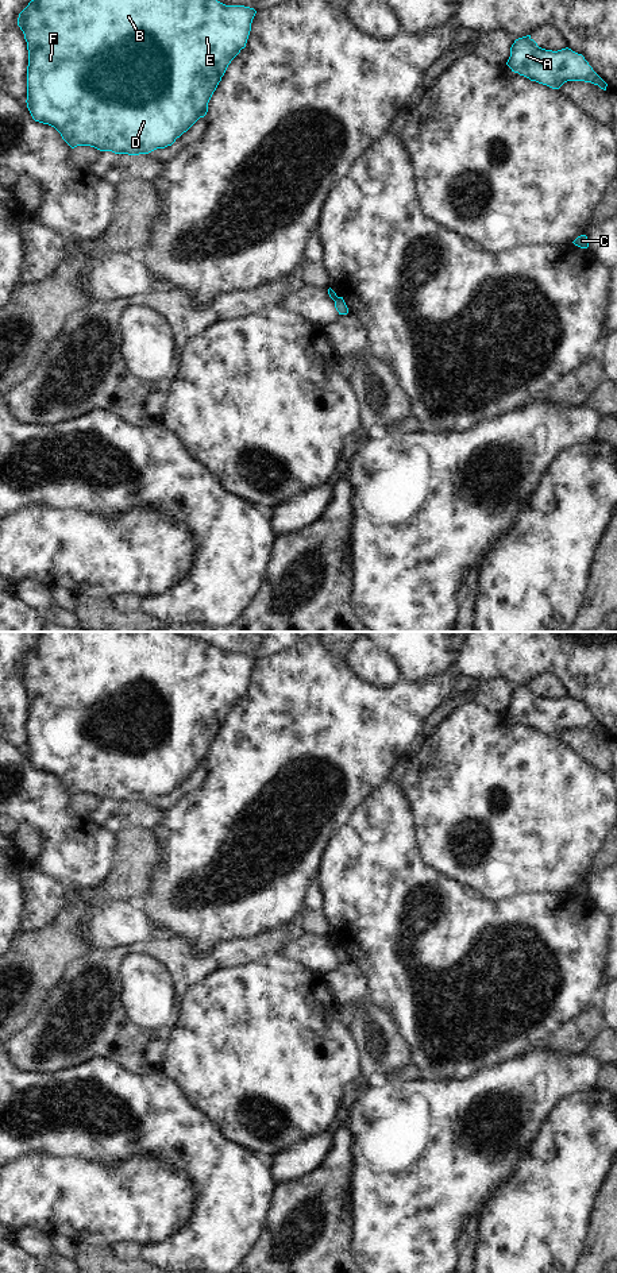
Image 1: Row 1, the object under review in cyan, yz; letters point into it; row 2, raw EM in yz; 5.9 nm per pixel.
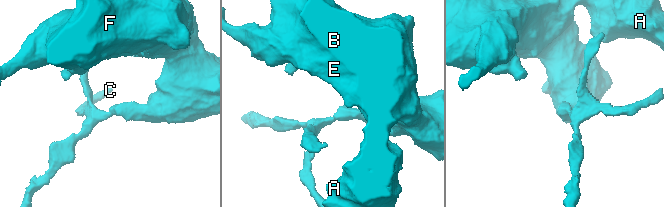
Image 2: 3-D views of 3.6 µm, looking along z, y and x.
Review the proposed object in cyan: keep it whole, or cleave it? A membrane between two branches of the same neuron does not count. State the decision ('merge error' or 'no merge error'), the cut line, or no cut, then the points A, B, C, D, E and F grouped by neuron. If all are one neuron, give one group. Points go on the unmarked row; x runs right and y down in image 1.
merge error; cut in yz along (339, 945), (335, 949); A B D E F / C

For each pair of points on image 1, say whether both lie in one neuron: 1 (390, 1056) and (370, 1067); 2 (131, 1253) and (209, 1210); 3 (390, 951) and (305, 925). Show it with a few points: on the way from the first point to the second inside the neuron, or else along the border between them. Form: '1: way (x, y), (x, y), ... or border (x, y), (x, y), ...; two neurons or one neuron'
1: way (385, 1056), (376, 1063); one neuron
2: border (143, 1246), (139, 1257); two neurons
3: border (322, 909), (327, 918); two neurons

